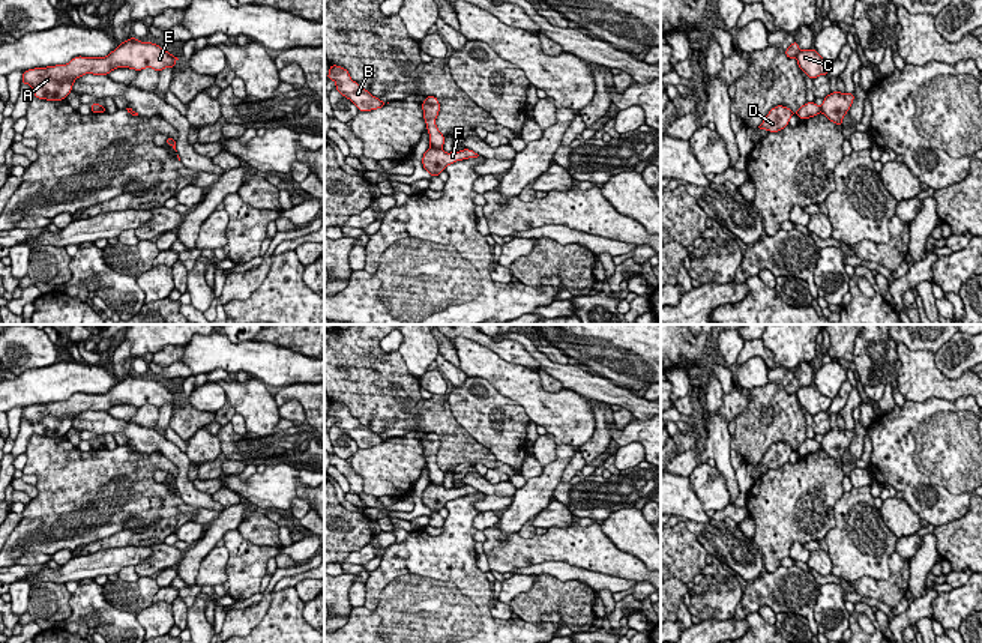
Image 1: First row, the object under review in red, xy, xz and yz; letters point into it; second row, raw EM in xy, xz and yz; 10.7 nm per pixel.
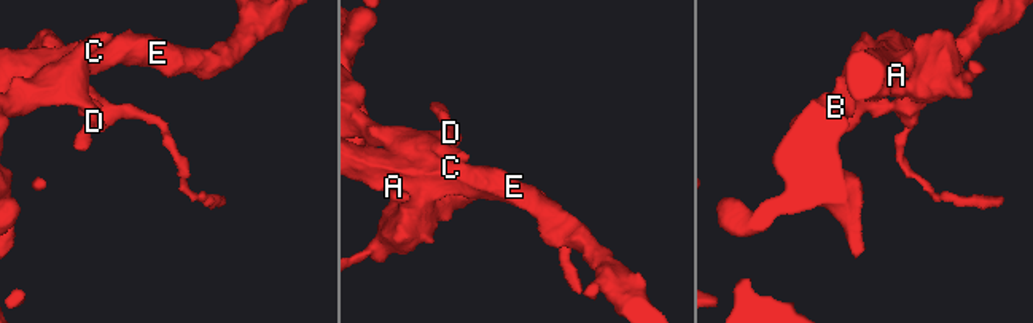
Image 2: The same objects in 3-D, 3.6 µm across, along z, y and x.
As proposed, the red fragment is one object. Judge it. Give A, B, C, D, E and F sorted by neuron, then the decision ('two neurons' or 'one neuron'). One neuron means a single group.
A C E F / B D | two neurons

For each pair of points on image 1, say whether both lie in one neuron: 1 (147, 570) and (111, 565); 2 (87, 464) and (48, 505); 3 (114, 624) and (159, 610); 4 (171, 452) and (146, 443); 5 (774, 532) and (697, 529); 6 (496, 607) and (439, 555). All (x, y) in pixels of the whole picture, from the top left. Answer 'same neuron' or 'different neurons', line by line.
1: different neurons
2: same neuron
3: different neurons
4: same neuron
5: different neurons
6: different neurons

